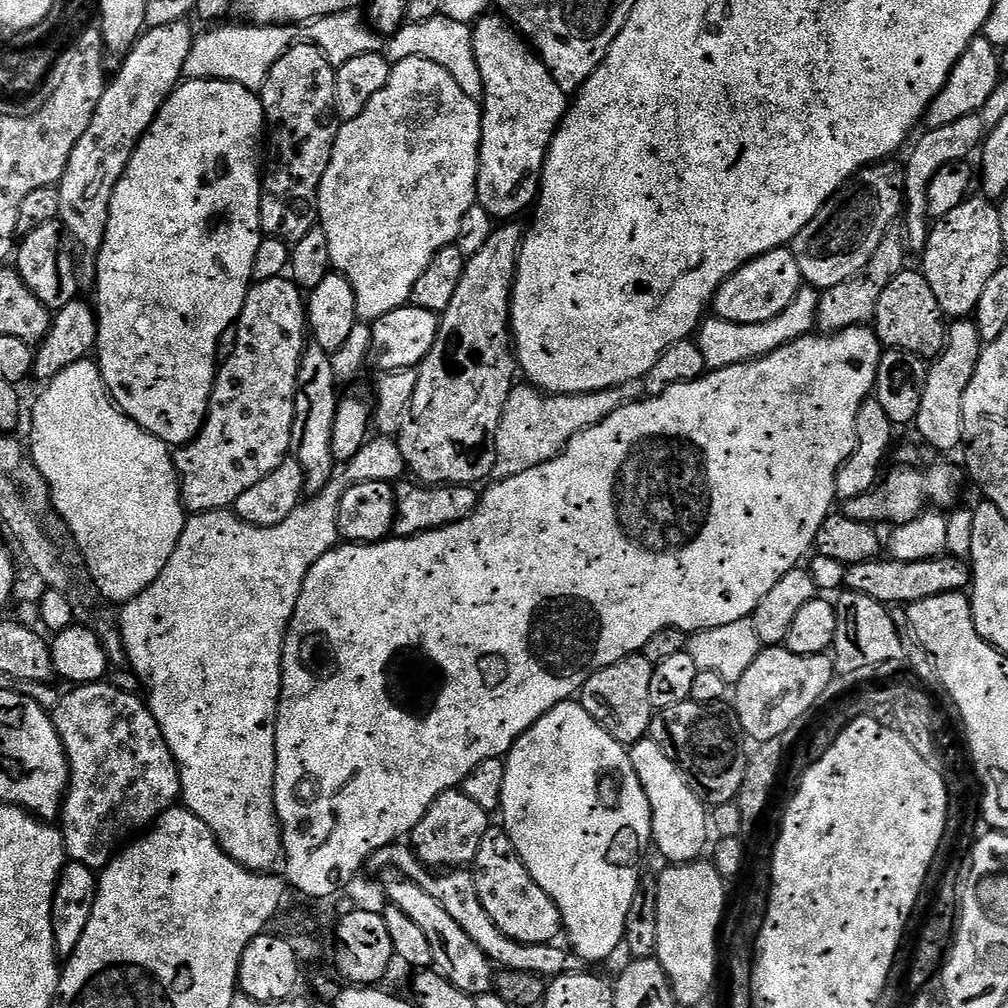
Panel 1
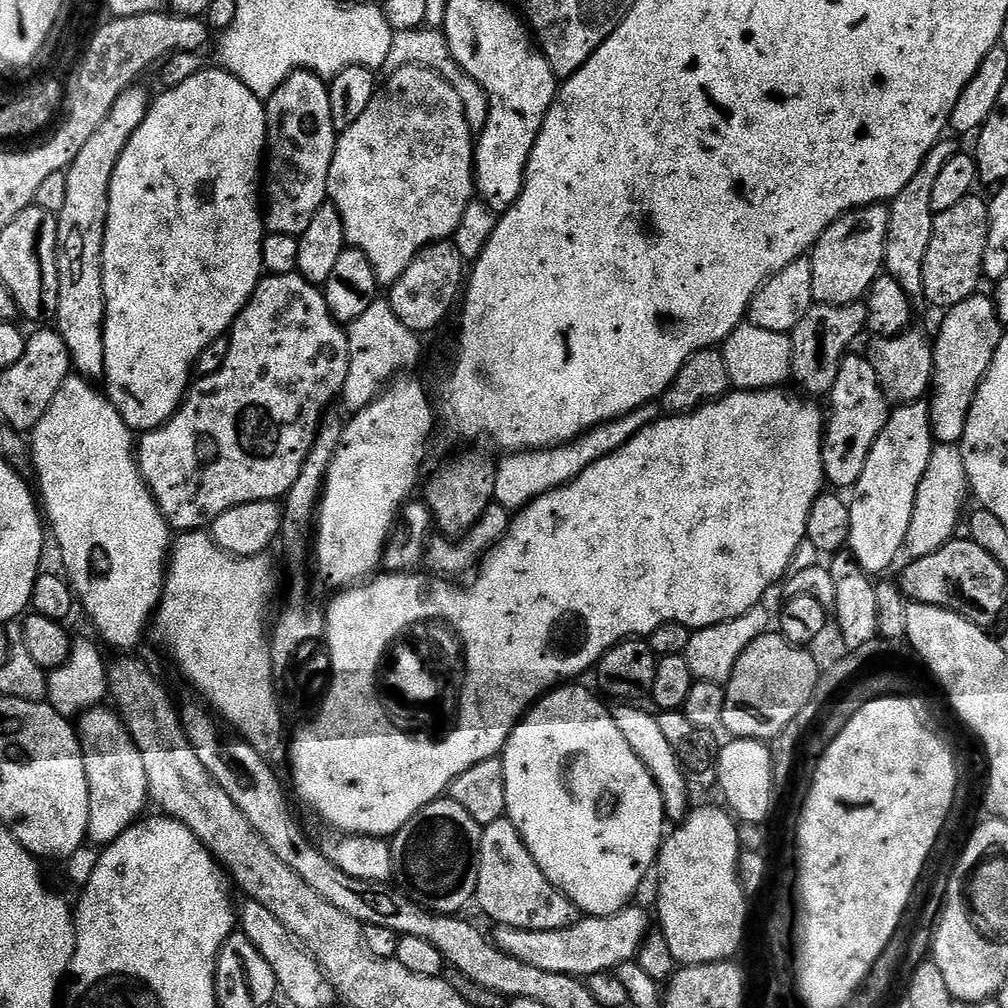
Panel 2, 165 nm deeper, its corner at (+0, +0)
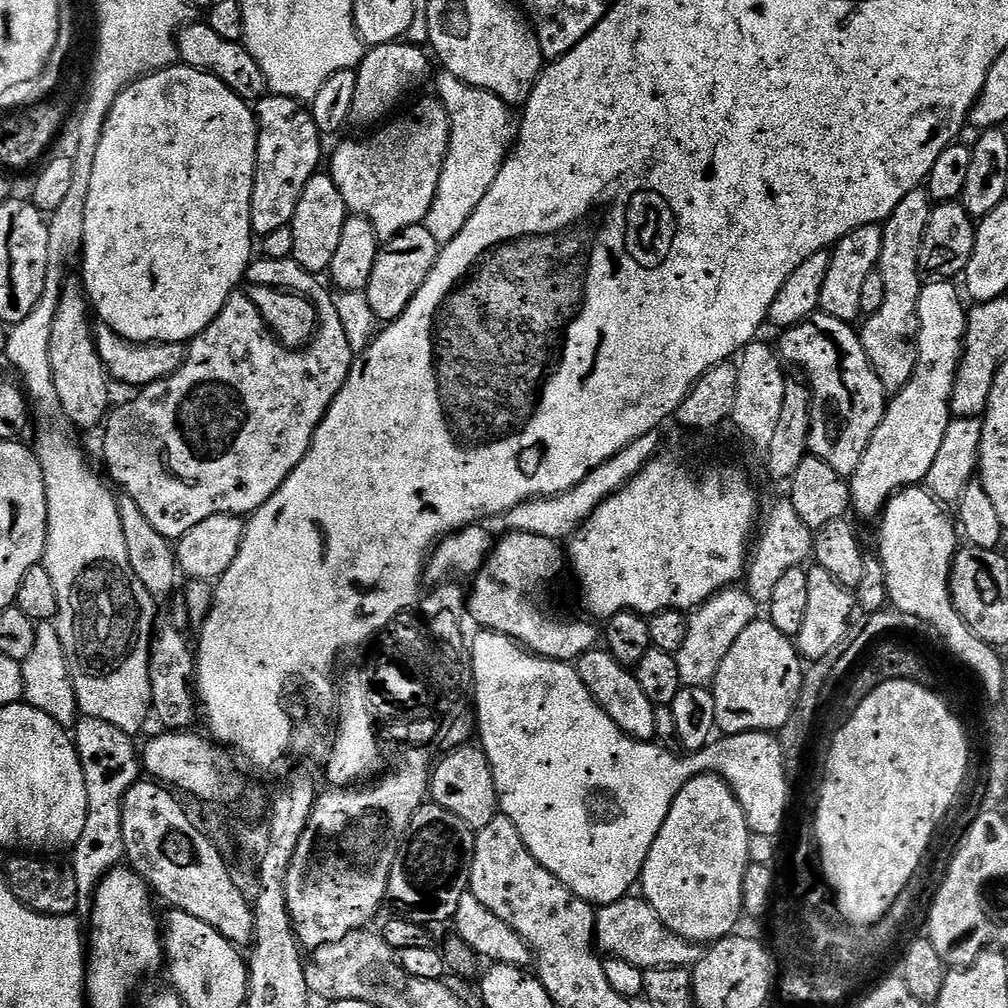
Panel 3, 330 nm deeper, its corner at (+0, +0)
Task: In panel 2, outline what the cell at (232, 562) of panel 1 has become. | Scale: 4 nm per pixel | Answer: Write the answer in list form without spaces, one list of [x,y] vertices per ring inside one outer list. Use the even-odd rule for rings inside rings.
[[[204,530],[180,532],[177,537],[177,540],[175,537],[170,544],[170,559],[166,564],[164,590],[160,593],[160,602],[154,613],[154,628],[156,624],[156,632],[160,635],[161,642],[172,651],[172,660],[180,667],[181,674],[208,699],[206,701],[207,707],[245,744],[252,745],[253,748],[257,748],[262,754],[276,752],[280,748],[280,735],[284,732],[283,718],[285,719],[285,717],[282,715],[280,698],[276,695],[272,685],[272,646],[270,643],[270,632],[266,624],[264,628],[264,611],[268,608],[268,591],[272,588],[272,568],[264,561],[265,557],[263,555],[231,556],[230,553],[223,552],[213,542],[211,535]]]

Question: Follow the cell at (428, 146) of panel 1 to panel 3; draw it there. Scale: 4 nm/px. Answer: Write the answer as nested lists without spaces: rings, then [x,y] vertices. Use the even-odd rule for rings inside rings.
[[[431,99],[418,101],[412,112],[406,113],[401,120],[396,120],[393,124],[385,123],[377,127],[373,131],[377,132],[365,140],[348,140],[345,144],[338,145],[332,156],[330,175],[338,186],[338,194],[342,194],[342,202],[348,207],[351,215],[370,221],[381,241],[387,242],[402,230],[415,224],[423,224],[434,202],[434,194],[438,194],[438,178],[442,174],[442,166],[448,153],[450,122],[441,100]]]

